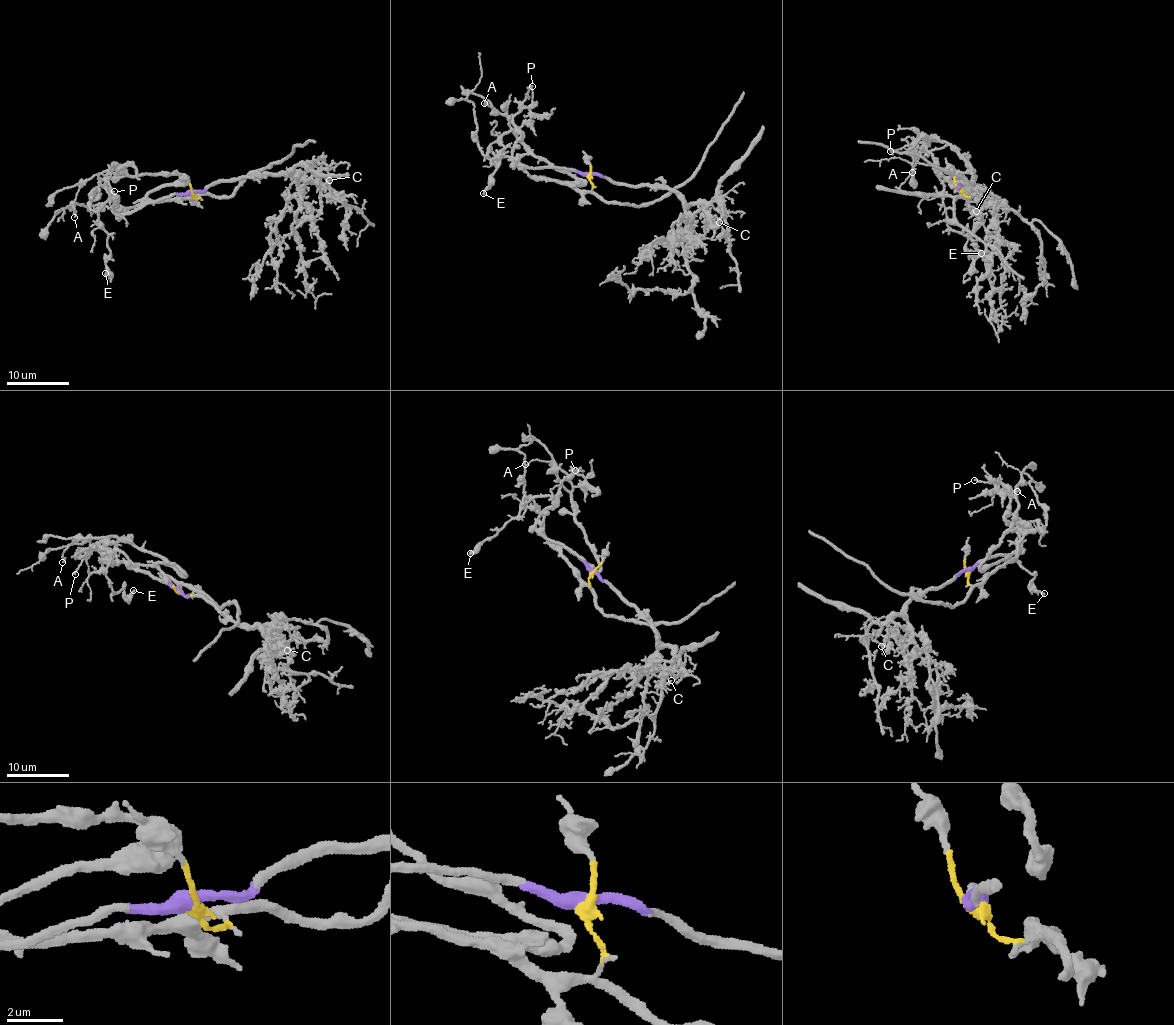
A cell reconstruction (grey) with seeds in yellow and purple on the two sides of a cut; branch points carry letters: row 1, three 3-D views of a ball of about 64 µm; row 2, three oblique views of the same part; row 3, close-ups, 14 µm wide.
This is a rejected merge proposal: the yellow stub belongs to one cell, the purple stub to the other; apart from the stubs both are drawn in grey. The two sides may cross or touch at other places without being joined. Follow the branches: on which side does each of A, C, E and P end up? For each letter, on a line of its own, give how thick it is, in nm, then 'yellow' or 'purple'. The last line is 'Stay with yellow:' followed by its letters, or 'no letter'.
A: 110 nm | yellow
C: 160 nm | purple
E: 170 nm | purple
P: 140 nm | purple
Stay with yellow: A

